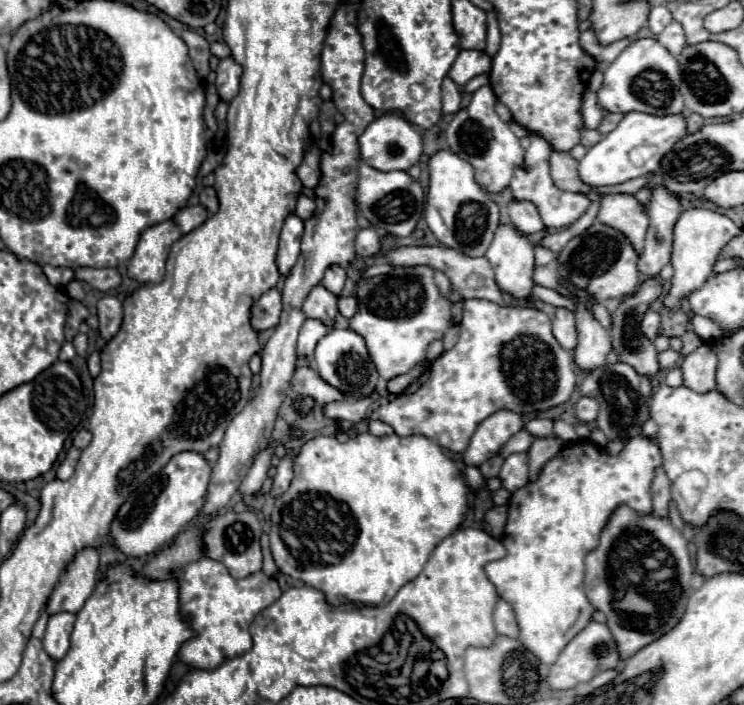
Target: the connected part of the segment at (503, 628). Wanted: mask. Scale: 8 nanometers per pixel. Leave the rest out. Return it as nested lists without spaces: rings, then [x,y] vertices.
[[[499,601],[497,607],[495,607],[495,629],[499,635],[505,635],[505,637],[511,637],[515,639],[519,635],[519,629],[517,629],[517,621],[515,621],[515,613],[513,609],[507,605],[507,601]]]

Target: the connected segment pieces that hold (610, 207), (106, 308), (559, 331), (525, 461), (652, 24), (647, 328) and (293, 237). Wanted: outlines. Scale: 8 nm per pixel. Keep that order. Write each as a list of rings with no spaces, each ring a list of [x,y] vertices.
[[[629,193],[603,195],[601,209],[597,219],[621,233],[627,233],[627,239],[635,245],[637,253],[643,249],[643,239],[647,231],[647,213],[645,207]]]
[[[107,295],[107,297],[99,299],[97,315],[99,315],[101,337],[109,341],[119,331],[119,327],[123,323],[123,303],[117,297]]]
[[[557,309],[553,317],[553,335],[559,345],[567,351],[573,351],[577,345],[577,331],[575,331],[575,317],[569,309]]]
[[[513,453],[503,461],[499,479],[507,491],[515,491],[529,481],[529,457],[527,453]]]
[[[653,5],[651,7],[651,13],[649,13],[649,29],[659,35],[669,23],[671,23],[671,13],[665,5]]]
[[[647,311],[645,313],[645,317],[643,317],[643,321],[641,321],[641,331],[649,337],[649,339],[653,339],[657,333],[659,333],[659,327],[661,327],[661,317],[659,317],[659,313],[655,313],[655,311]]]
[[[291,213],[281,229],[281,241],[279,241],[279,253],[277,253],[277,267],[281,275],[287,275],[297,257],[299,257],[299,245],[301,245],[301,235],[303,235],[303,221]]]

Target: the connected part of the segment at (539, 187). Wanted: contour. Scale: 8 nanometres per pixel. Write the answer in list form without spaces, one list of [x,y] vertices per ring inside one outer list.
[[[529,133],[529,139],[531,139],[531,145],[529,149],[525,151],[525,161],[523,165],[519,165],[513,173],[513,179],[511,179],[511,193],[513,197],[521,199],[521,201],[533,201],[541,213],[541,219],[545,223],[545,227],[551,227],[551,229],[559,229],[559,227],[567,227],[571,223],[575,223],[589,207],[589,197],[587,195],[581,195],[581,193],[567,193],[567,191],[561,191],[555,187],[555,183],[551,181],[551,175],[549,175],[549,155],[551,155],[551,145],[547,145],[547,141],[543,141],[543,137],[539,135],[533,135]]]

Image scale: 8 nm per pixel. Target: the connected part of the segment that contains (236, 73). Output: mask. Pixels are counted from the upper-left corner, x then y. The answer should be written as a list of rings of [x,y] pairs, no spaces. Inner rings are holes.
[[[225,57],[219,61],[217,67],[217,91],[223,101],[231,101],[237,91],[239,91],[239,81],[241,81],[241,65],[233,61],[233,57]]]

